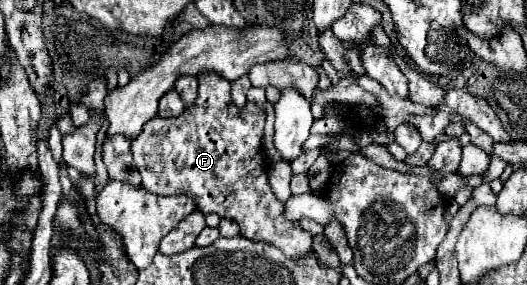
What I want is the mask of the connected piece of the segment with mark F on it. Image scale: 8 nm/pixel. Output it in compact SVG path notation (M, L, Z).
M204 71L198 75L198 97L184 109L182 115L172 119L154 117L144 125L144 131L132 141L132 159L142 175L142 187L156 195L188 195L194 199L196 209L204 215L216 213L222 219L232 219L240 225L240 235L252 241L268 241L282 249L288 257L298 257L312 249L312 235L300 227L300 223L284 217L284 203L276 199L268 185L268 165L262 153L262 129L264 111L246 103L244 107L232 105L230 81L224 81L218 73Z

